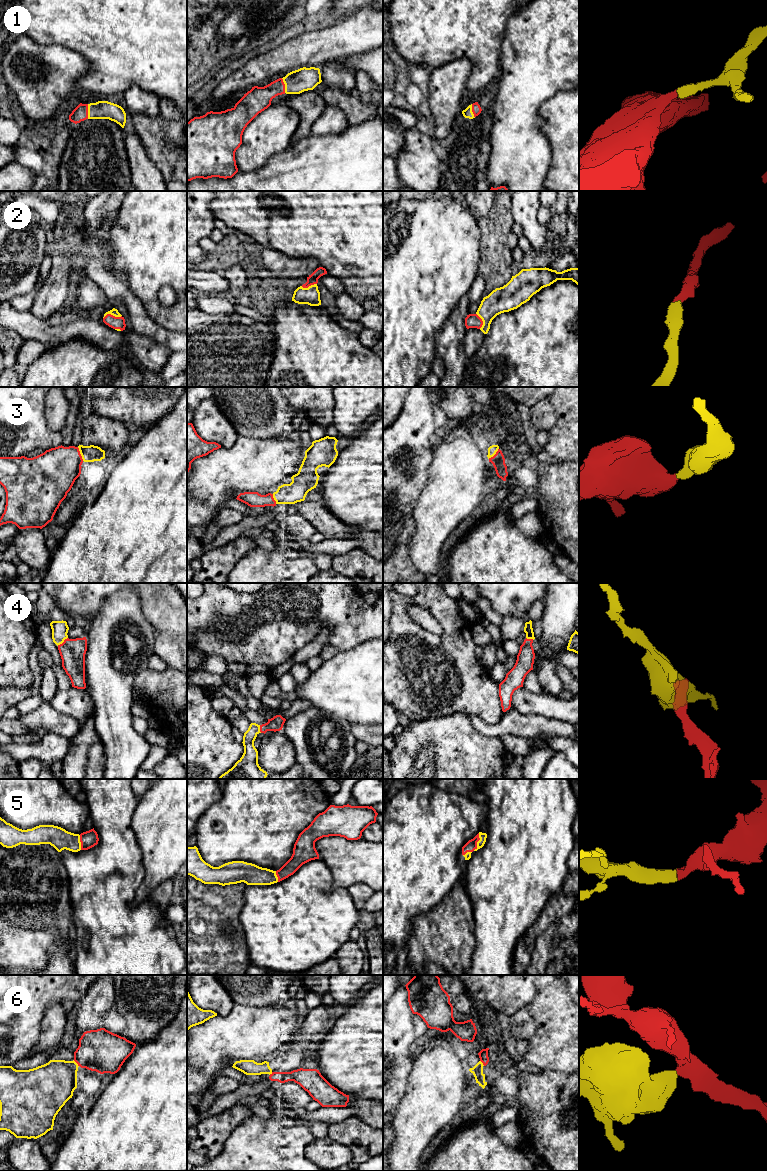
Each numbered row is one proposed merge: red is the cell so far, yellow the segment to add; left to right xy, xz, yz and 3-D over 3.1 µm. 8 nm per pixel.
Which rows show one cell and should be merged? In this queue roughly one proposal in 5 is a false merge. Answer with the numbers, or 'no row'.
1, 2, 3, 4, 5

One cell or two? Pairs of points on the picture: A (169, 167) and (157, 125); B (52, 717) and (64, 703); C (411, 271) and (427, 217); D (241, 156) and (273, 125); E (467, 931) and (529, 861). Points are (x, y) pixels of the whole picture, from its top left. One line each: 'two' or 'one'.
A: one
B: two
C: one
D: one
E: two

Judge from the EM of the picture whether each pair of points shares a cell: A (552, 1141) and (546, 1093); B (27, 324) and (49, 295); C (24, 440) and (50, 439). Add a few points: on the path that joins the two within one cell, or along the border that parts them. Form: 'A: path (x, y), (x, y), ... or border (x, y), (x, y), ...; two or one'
A: path (552, 1129), (552, 1105); one
B: border (29, 310), (35, 316), (47, 321); two
C: path (30, 439), (44, 439); one

